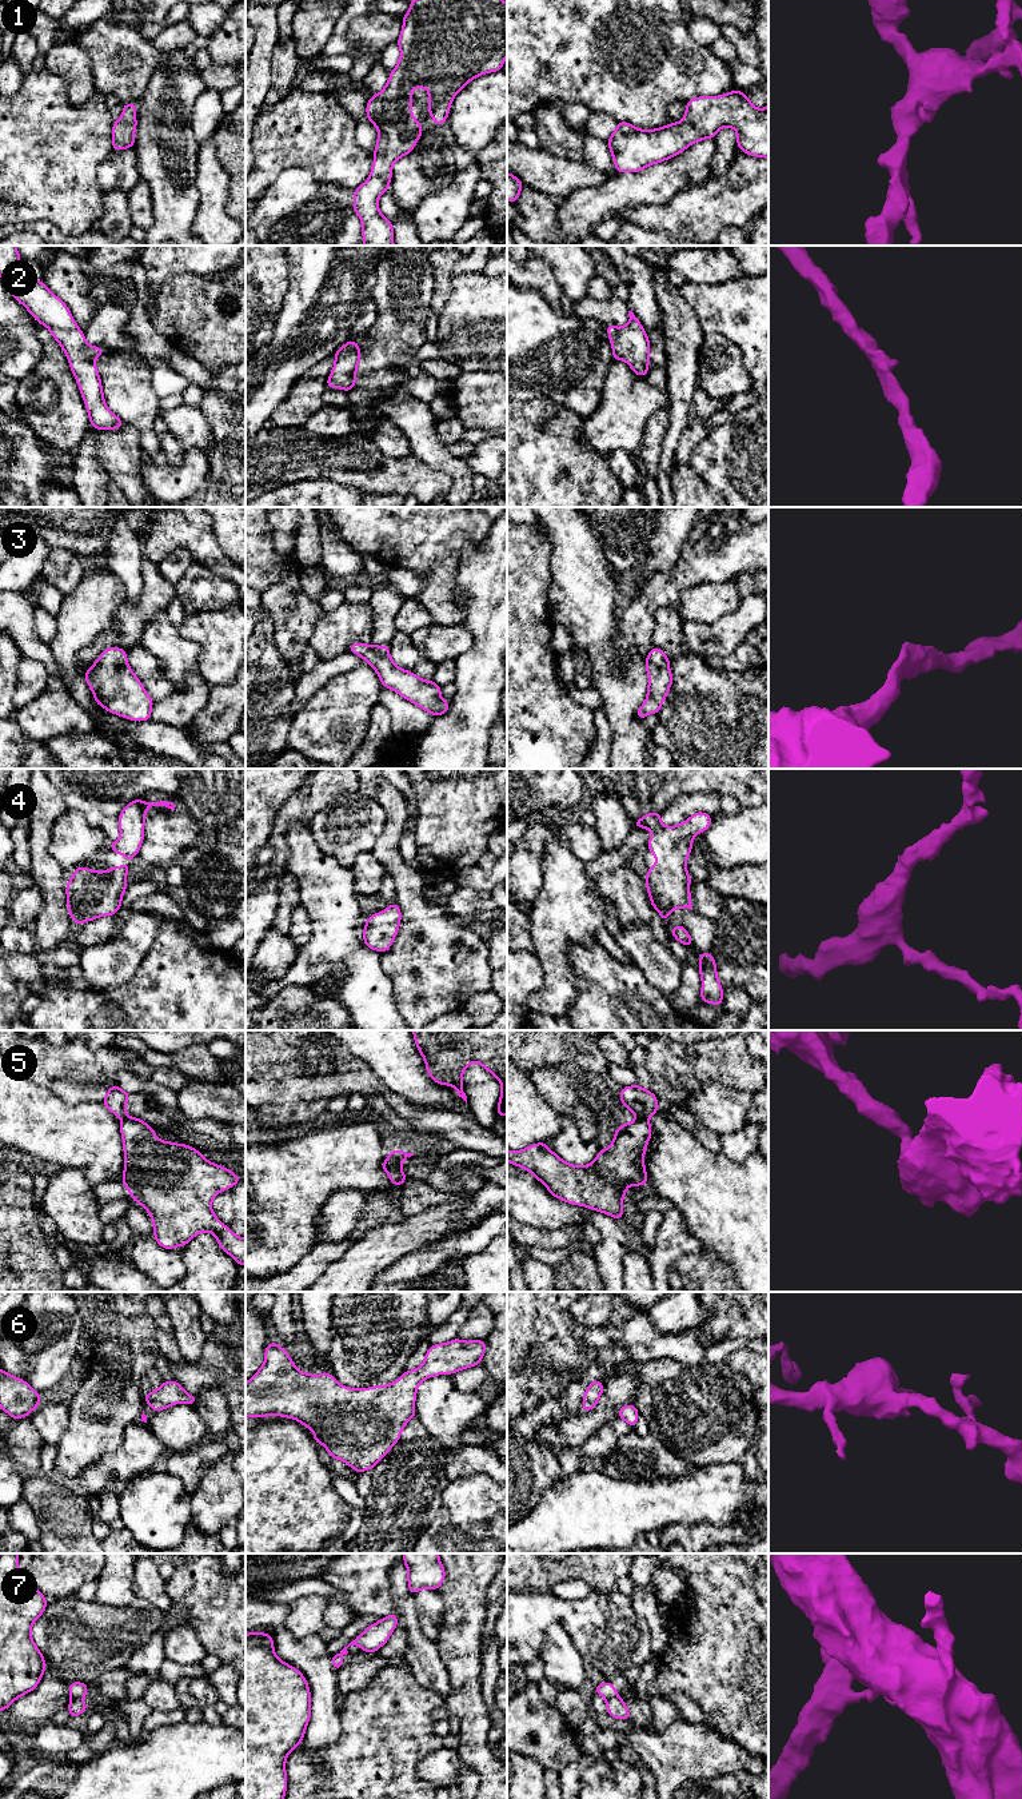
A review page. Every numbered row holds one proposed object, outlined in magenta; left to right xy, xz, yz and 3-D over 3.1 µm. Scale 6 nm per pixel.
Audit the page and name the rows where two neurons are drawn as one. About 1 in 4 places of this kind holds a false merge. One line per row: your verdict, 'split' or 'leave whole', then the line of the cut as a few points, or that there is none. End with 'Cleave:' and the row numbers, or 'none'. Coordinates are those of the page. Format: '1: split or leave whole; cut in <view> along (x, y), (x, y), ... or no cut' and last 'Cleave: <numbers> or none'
1: leave whole; no cut
2: leave whole; no cut
3: leave whole; no cut
4: leave whole; no cut
5: split; cut in yz along (638, 1117), (647, 1119)
6: leave whole; no cut
7: split; cut in yz along (617, 1694), (606, 1700)
Cleave: 5, 7

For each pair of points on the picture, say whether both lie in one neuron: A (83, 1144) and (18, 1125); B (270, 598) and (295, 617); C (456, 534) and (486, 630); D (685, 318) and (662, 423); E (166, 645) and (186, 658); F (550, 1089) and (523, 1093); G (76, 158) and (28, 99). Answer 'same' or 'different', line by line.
A: same
B: same
C: different
D: different
E: same
F: different
G: same

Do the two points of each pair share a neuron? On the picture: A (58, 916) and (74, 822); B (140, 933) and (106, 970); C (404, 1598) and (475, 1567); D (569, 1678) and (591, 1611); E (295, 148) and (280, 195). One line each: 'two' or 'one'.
A: two
B: one
C: two
D: two
E: two

